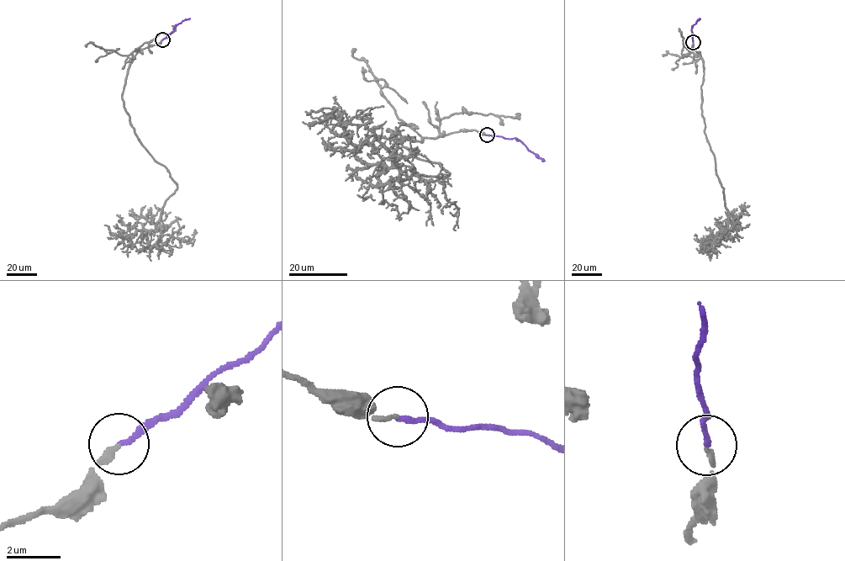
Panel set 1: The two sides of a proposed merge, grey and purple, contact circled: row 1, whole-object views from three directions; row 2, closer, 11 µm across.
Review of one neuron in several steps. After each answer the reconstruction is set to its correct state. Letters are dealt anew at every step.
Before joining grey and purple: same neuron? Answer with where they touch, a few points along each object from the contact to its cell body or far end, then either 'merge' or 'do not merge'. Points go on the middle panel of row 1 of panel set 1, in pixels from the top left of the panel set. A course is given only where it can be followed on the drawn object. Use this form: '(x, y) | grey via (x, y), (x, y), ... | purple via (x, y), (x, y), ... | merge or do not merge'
(487, 134) | grey via (487, 134), (420, 142), (387, 129), (448, 172), (403, 179), (397, 168), (359, 160), (342, 122), (302, 122) | purple via (487, 134), (516, 138), (545, 161) | merge

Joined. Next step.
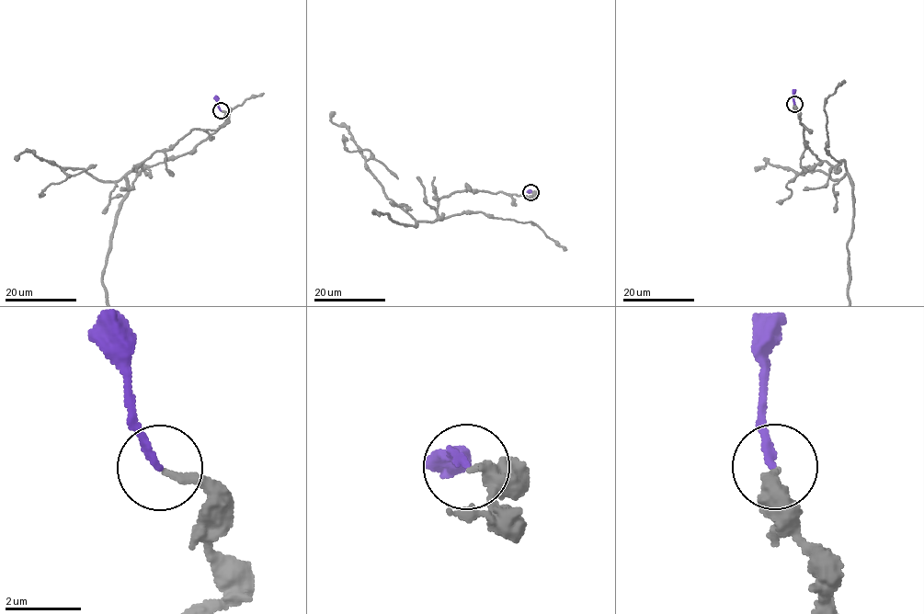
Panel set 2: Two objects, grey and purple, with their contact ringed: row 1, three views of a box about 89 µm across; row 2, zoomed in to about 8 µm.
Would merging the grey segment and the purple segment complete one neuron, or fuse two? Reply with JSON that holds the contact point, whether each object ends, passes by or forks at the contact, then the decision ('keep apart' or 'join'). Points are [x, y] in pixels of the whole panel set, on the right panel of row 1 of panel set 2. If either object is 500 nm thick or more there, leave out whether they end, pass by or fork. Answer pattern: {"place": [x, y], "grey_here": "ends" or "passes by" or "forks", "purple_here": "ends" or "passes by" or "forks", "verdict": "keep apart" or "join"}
{"place": [794, 104], "grey_here": "ends", "purple_here": "ends", "verdict": "join"}

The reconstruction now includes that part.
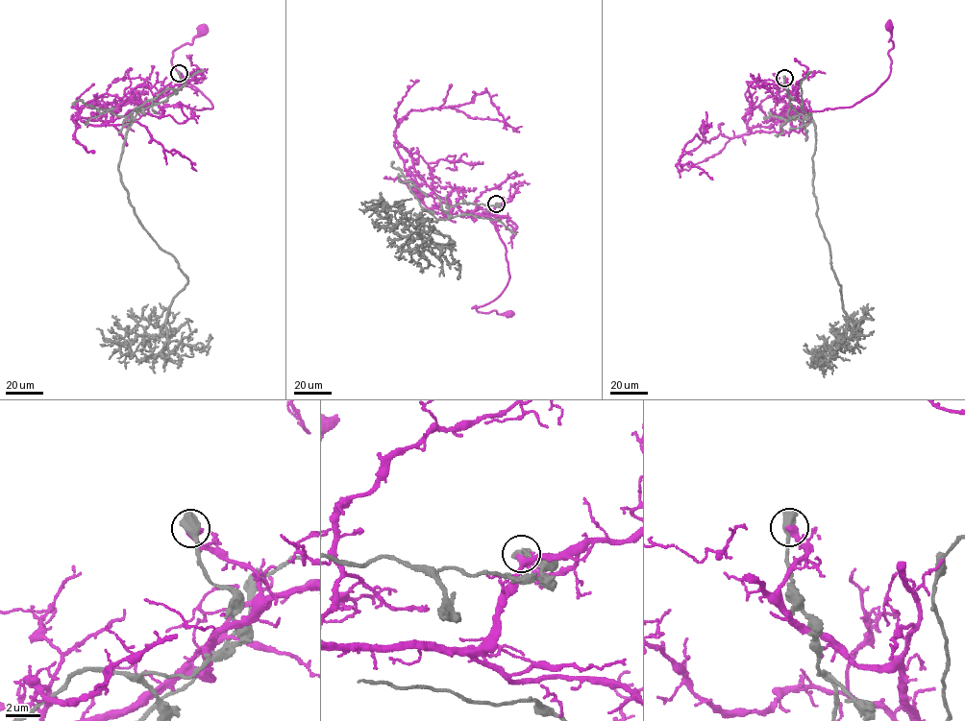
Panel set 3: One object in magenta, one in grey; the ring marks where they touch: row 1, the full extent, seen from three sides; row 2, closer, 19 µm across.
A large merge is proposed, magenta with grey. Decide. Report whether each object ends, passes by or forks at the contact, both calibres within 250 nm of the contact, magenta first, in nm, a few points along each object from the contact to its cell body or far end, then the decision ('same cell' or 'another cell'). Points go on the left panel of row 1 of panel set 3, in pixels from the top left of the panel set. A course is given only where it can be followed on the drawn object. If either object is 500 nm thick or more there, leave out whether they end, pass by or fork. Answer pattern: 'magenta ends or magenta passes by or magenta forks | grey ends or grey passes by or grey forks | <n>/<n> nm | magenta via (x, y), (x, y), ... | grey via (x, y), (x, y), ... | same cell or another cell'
500/700 nm | magenta via (179, 73), (186, 79), (181, 88), (156, 103), (212, 108), (172, 64), (173, 51), (191, 44), (202, 30) | grey via (179, 73), (183, 85), (132, 112), (118, 170), (138, 222), (187, 283), (164, 336), (128, 346), (96, 328) | another cell

